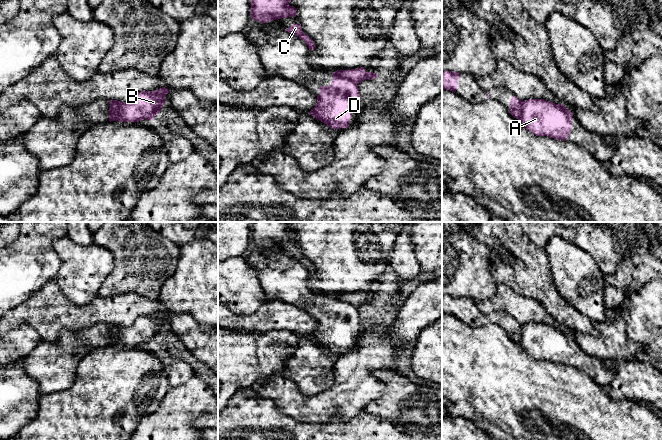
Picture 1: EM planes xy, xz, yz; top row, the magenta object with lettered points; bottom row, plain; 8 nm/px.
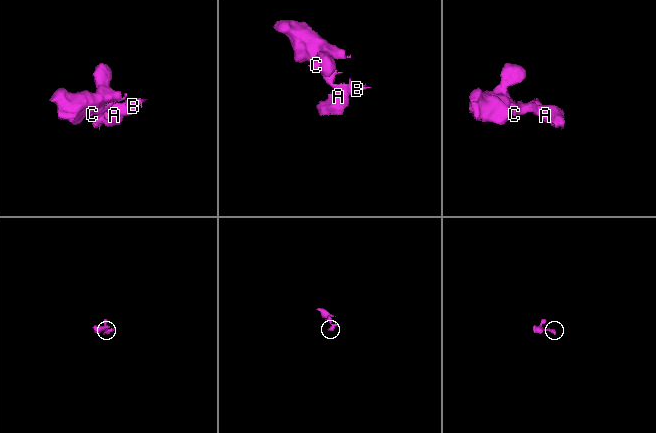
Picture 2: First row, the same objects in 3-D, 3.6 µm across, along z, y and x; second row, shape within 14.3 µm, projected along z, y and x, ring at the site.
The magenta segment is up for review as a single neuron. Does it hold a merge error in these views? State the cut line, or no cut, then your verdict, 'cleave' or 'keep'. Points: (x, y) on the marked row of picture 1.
xz (333, 72), (347, 77), (356, 83) | cleave

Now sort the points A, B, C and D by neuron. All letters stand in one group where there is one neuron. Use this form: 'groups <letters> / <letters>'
groups A D / B C

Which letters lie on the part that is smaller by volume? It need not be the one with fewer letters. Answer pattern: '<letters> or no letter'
A, D

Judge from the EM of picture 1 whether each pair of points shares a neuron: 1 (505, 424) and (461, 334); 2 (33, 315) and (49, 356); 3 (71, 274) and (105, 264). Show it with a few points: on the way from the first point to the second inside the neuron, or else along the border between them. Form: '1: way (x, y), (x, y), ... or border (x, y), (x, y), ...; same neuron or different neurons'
1: way (505, 402), (505, 397), (464, 356); same neuron
2: border (63, 328), (60, 336), (55, 341), (41, 341); different neurons
3: way (79, 274), (87, 266), (97, 264); same neuron

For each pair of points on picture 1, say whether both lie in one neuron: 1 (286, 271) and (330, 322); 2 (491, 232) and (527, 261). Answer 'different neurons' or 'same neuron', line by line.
1: same neuron
2: same neuron

